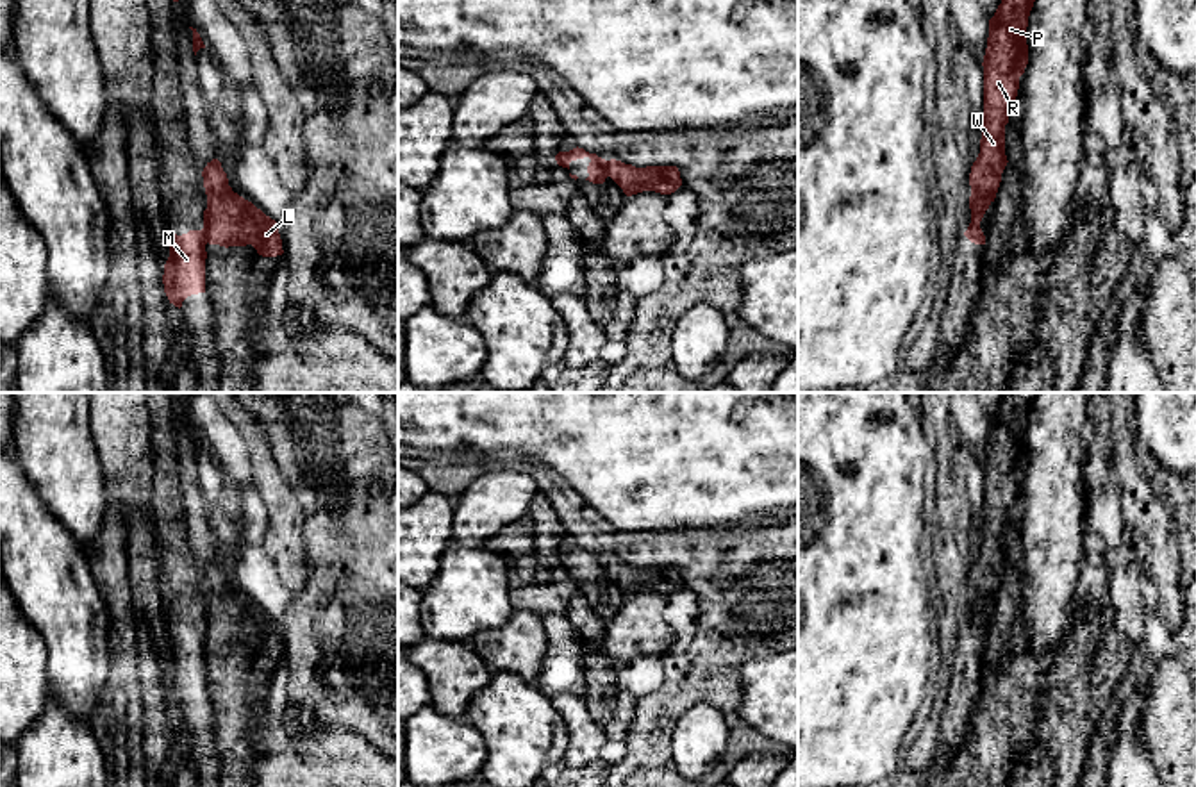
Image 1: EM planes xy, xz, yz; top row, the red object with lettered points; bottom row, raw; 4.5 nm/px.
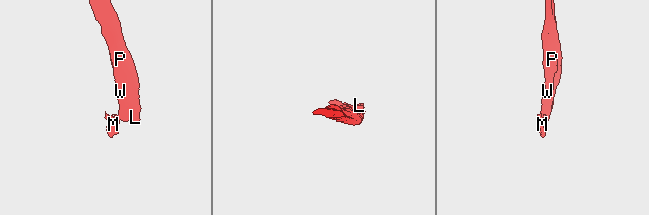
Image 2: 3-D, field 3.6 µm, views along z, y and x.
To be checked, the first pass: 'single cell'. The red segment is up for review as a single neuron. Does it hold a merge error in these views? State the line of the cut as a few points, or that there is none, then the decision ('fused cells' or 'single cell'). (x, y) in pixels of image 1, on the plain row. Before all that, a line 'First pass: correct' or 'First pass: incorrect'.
First pass: incorrect
cut in xy along (206, 609), (209, 620), (207, 641); fused cells

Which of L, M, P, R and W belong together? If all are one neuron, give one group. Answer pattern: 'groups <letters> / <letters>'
groups L P R W / M

